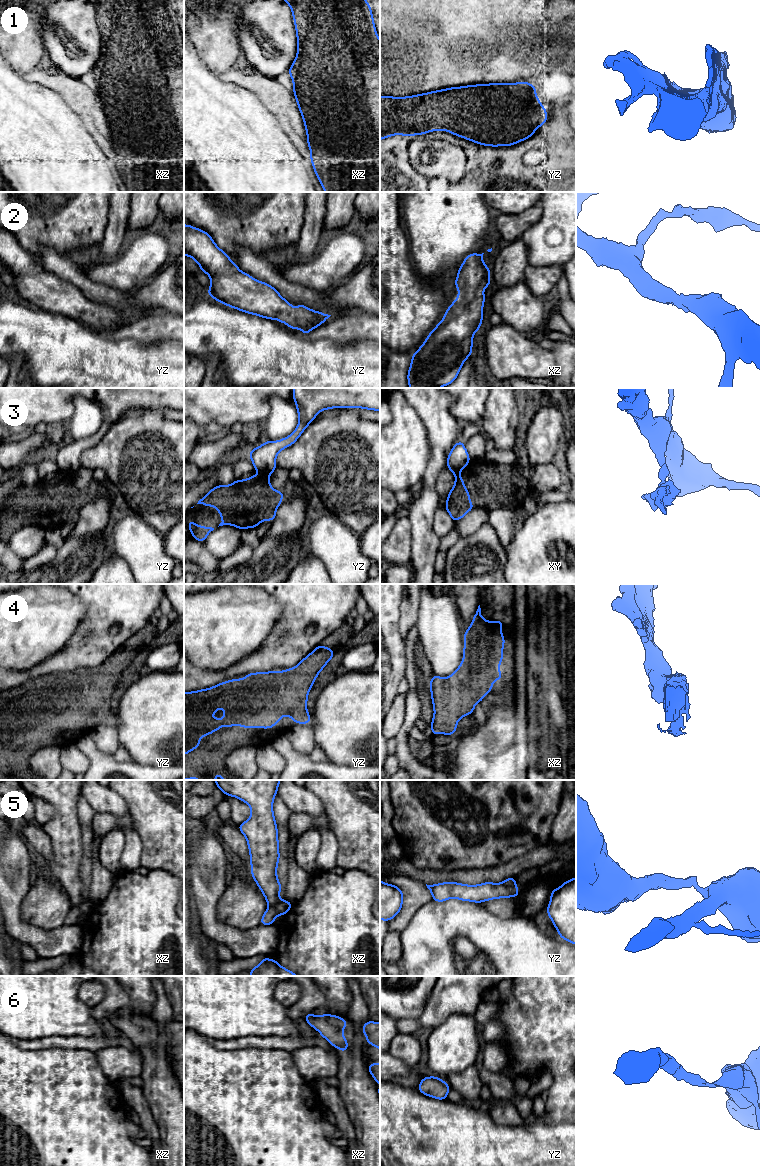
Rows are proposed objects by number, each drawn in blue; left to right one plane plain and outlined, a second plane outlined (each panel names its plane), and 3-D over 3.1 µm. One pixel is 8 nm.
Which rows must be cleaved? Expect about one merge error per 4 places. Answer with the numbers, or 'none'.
3, 5

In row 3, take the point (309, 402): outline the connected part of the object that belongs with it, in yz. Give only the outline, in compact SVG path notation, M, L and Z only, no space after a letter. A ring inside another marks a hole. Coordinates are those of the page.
M293 388L293 391L293 400L299 416L299 423L294 432L278 441L264 441L261 446L249 451L255 470L267 476L277 468L277 454L293 445L320 411L331 408L363 408L380 411L380 388Z

